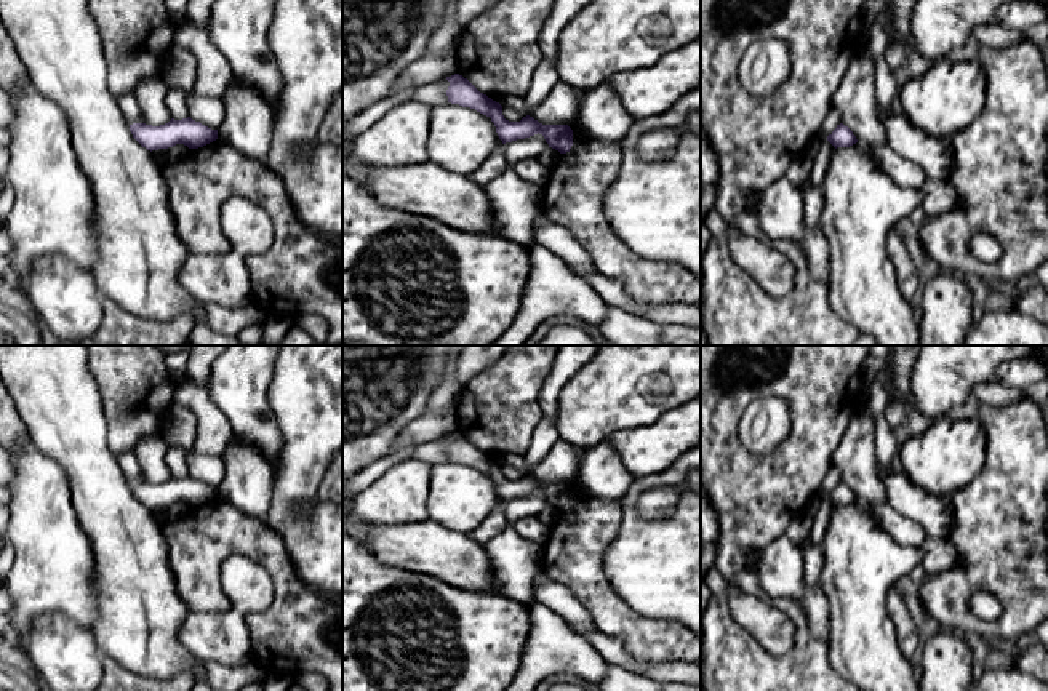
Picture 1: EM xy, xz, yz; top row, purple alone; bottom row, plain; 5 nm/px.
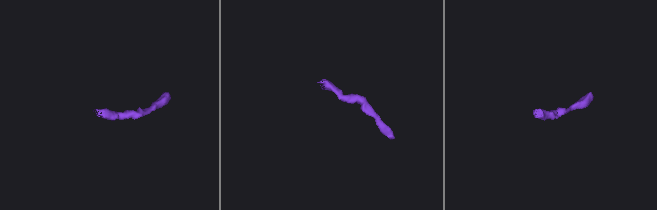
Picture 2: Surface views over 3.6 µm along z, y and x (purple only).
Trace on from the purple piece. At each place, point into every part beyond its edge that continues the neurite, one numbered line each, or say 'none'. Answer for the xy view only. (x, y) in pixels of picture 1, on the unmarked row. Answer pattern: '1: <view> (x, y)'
none

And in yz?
none

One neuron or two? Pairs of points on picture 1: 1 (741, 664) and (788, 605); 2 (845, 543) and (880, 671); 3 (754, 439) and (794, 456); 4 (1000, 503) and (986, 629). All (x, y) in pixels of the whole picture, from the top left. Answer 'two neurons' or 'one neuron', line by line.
1: one neuron
2: one neuron
3: two neurons
4: one neuron

